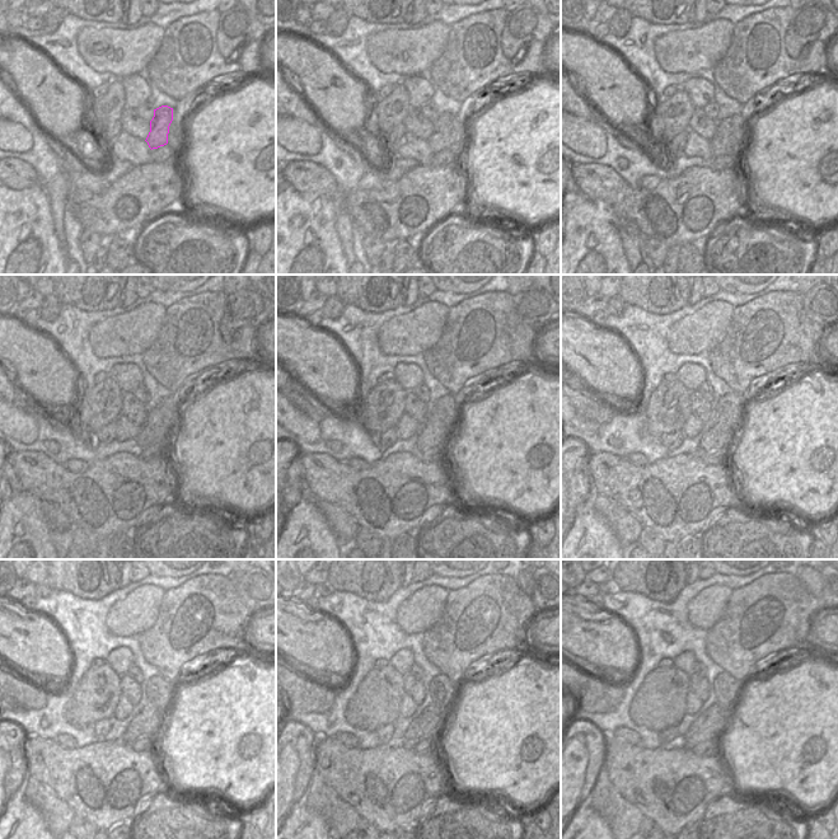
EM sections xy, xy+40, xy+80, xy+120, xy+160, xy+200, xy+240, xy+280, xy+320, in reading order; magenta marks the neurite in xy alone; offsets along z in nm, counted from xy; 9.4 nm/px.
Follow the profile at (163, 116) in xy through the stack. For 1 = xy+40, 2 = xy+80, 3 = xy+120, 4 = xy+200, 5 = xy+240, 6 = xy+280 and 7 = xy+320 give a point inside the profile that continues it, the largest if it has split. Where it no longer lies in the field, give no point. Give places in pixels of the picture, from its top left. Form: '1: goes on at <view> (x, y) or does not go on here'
1: goes on at xy+40 (440, 139)
2: goes on at xy+80 (726, 141)
3: goes on at xy+120 (154, 430)
4: goes on at xy+200 (716, 439)
5: goes on at xy+240 (145, 723)
6: goes on at xy+280 (427, 725)
7: goes on at xy+320 (711, 722)

